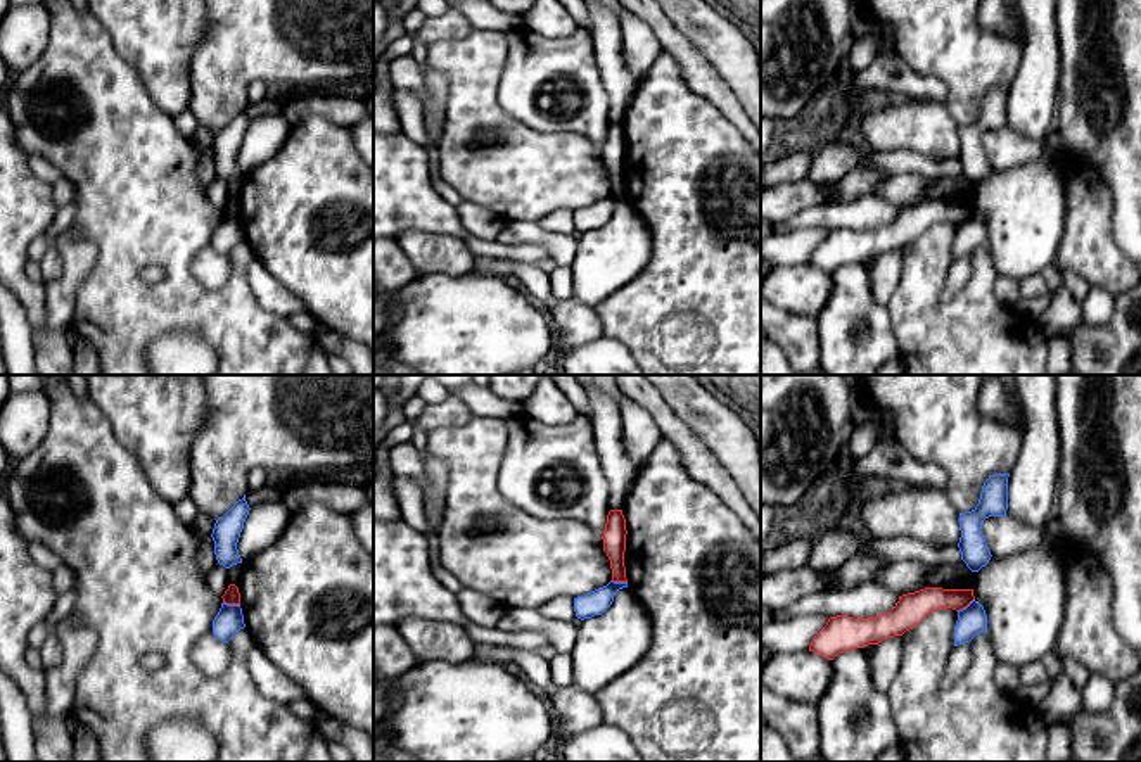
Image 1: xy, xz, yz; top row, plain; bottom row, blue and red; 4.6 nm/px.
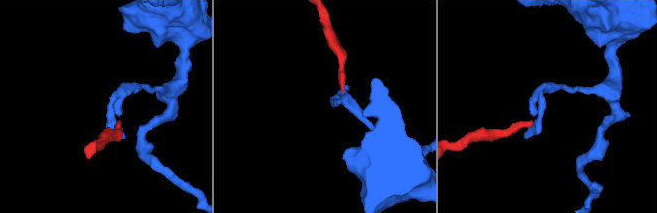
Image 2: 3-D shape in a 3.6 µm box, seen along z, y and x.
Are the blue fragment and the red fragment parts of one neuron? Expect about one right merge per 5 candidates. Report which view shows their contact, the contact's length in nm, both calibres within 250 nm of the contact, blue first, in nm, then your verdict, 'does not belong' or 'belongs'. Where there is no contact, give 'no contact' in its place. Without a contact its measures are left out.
contact in xy; length 80 nm; calibres 130 and 80 nm; does not belong

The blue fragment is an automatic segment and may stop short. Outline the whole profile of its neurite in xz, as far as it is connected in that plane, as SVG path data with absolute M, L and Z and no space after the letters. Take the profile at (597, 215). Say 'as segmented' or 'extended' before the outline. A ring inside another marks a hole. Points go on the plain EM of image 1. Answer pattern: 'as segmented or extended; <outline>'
as segmented; M610 194L603 200L598 200L584 209L574 211L576 230L584 233L595 228L602 228L612 218L615 206L622 200L628 200L628 195Z

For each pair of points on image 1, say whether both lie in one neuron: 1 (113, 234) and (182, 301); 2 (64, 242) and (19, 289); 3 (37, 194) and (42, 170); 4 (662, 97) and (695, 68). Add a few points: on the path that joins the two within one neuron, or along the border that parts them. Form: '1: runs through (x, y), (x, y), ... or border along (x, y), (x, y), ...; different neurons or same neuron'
1: runs through (135, 234), (177, 279); same neuron
2: border along (44, 287), (45, 323), (42, 329); different neurons
3: border along (28, 156), (28, 166), (50, 185); different neurons
4: border along (662, 50), (676, 63), (682, 78), (713, 104); different neurons

